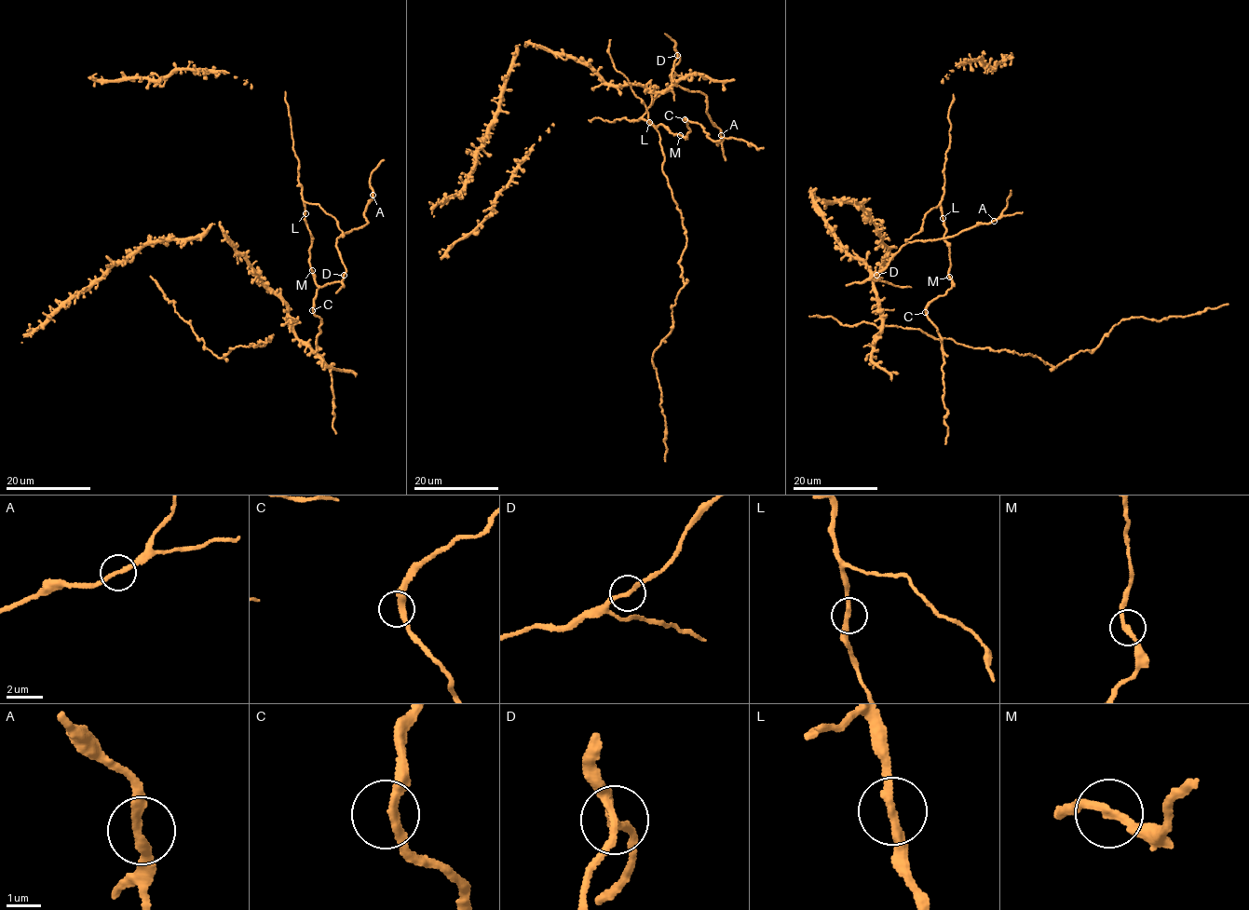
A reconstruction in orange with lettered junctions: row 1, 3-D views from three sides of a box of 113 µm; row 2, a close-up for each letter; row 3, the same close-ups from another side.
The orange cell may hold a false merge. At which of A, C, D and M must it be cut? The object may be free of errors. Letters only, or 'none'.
none

